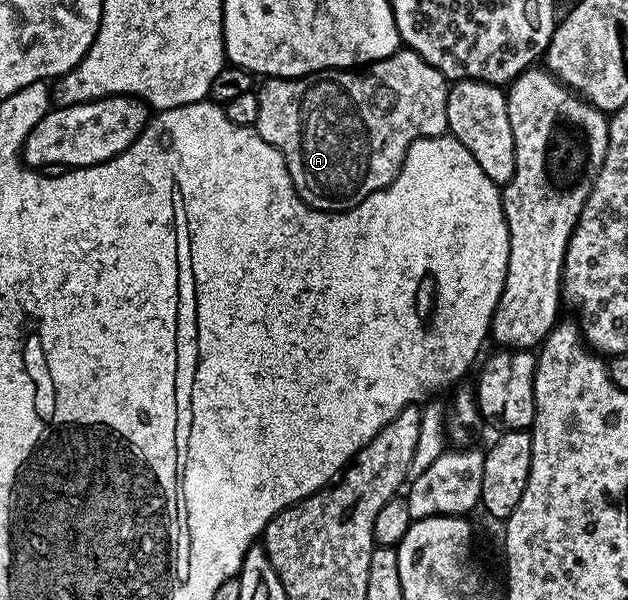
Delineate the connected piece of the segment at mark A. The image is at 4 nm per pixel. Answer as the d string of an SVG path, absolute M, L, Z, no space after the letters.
M399 48L392 56L388 56L384 60L376 60L361 68L319 70L316 74L306 74L302 78L267 78L257 87L256 93L260 100L260 116L256 116L256 124L253 129L257 130L259 136L268 144L272 144L282 153L296 192L302 197L303 202L307 202L314 210L331 212L350 210L356 204L364 201L372 192L383 190L390 184L390 181L398 175L398 171L402 169L402 162L406 159L408 148L415 140L435 138L447 133L448 80L436 68L432 68L432 64L428 64L428 60L424 60L415 50L409 48Z

